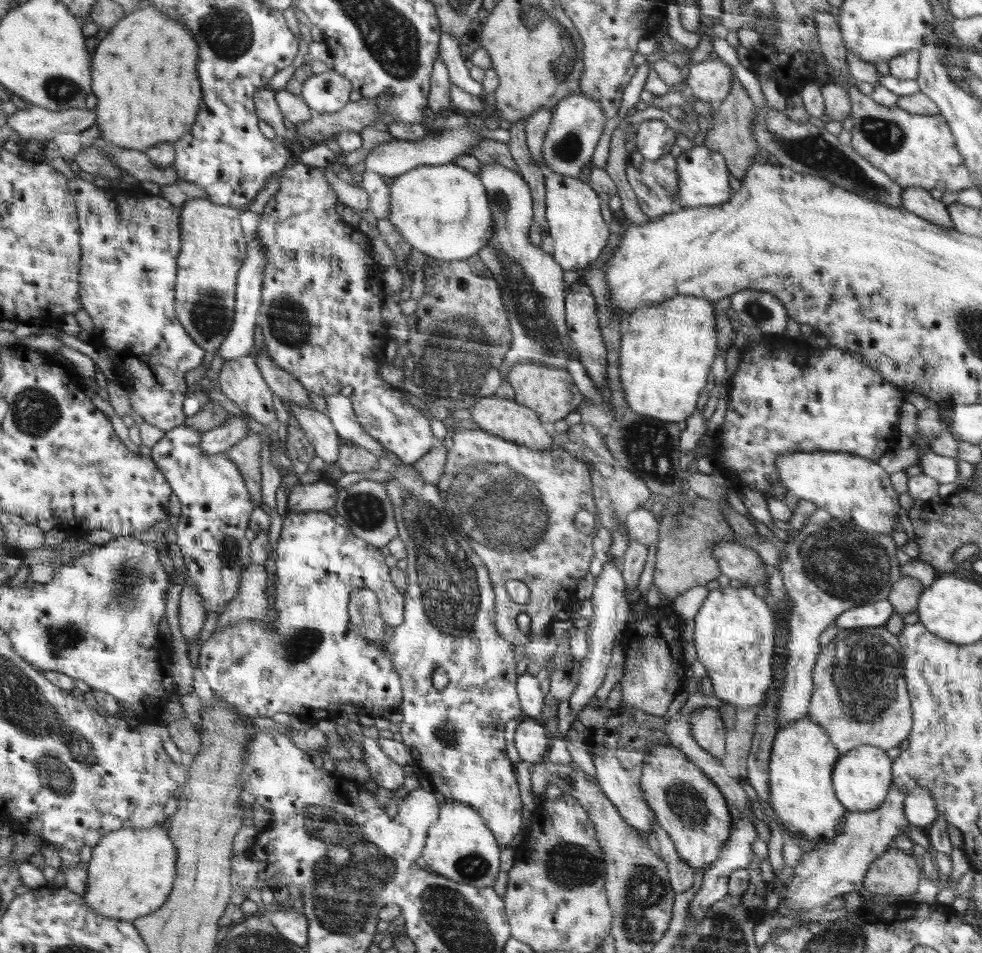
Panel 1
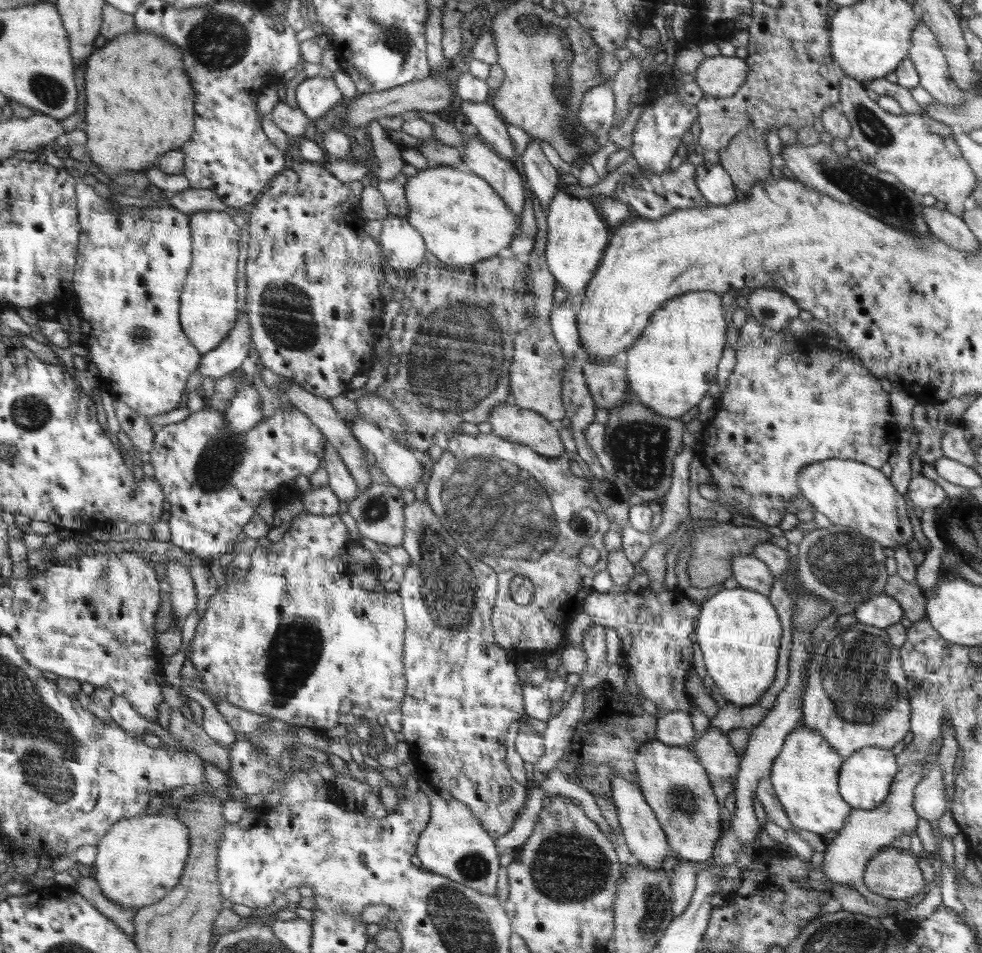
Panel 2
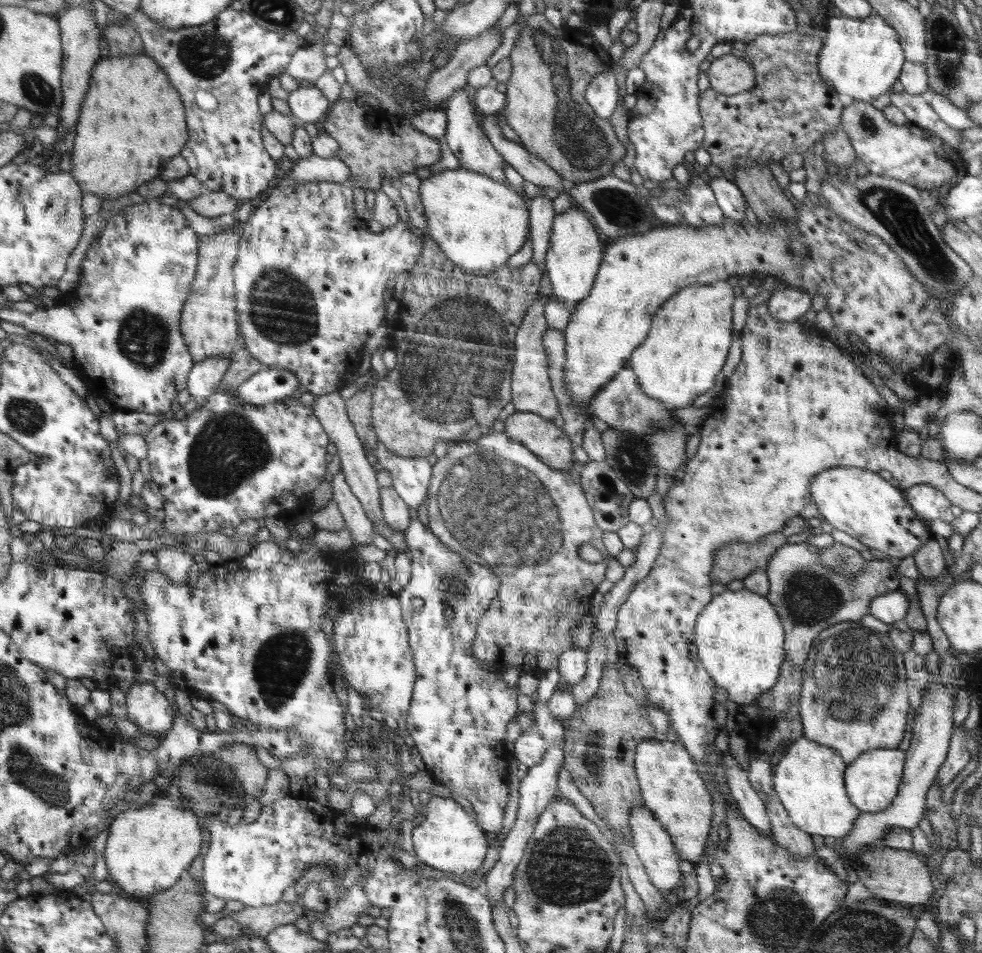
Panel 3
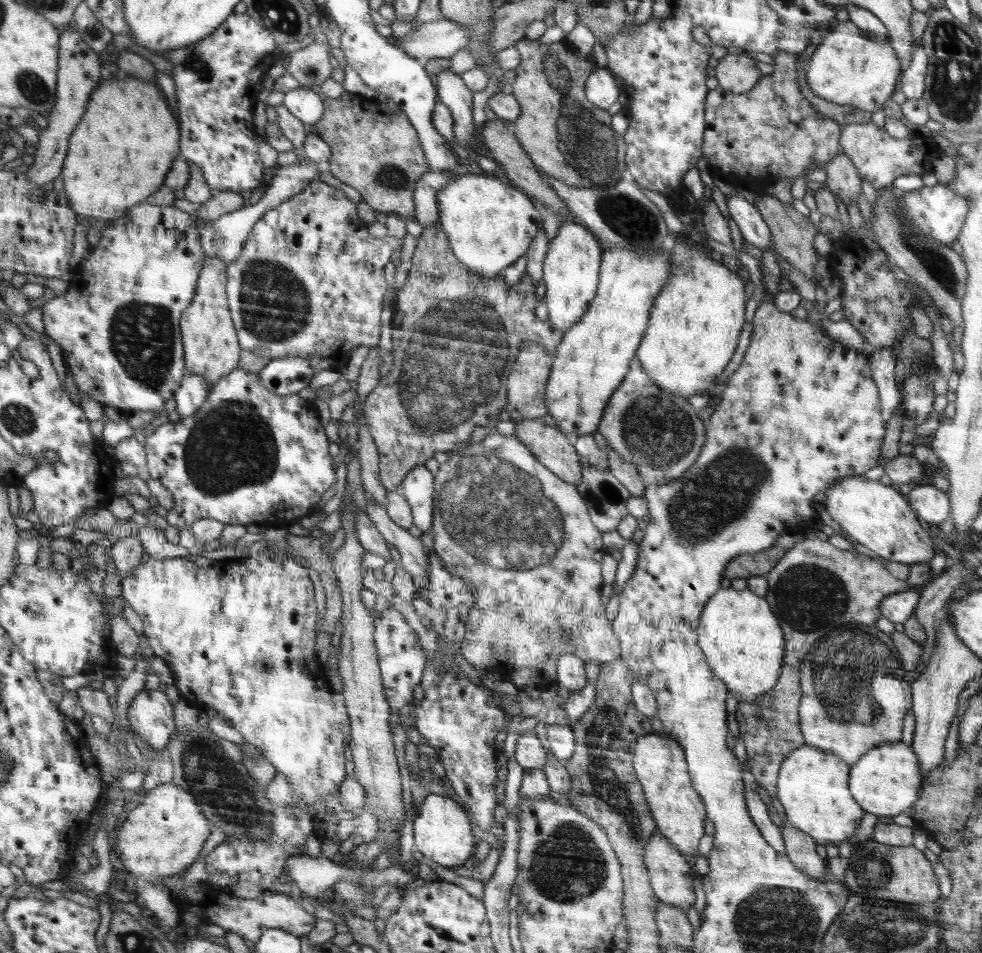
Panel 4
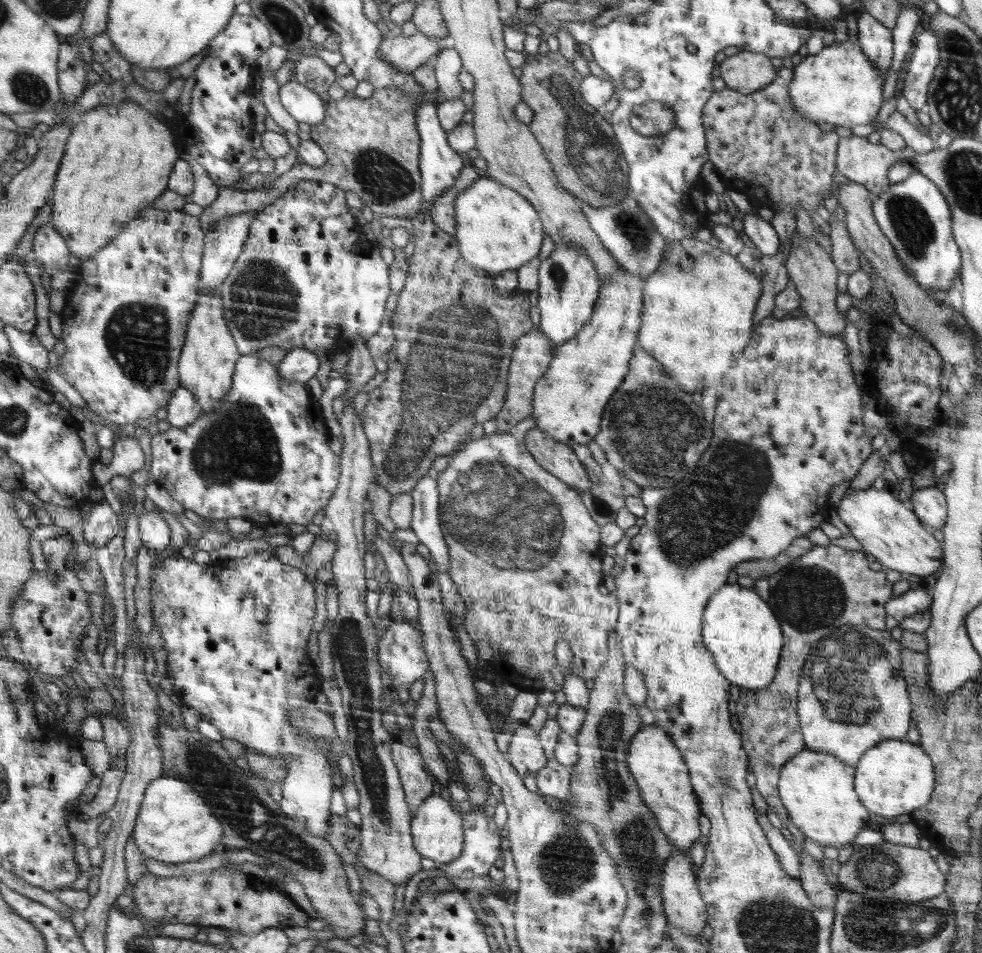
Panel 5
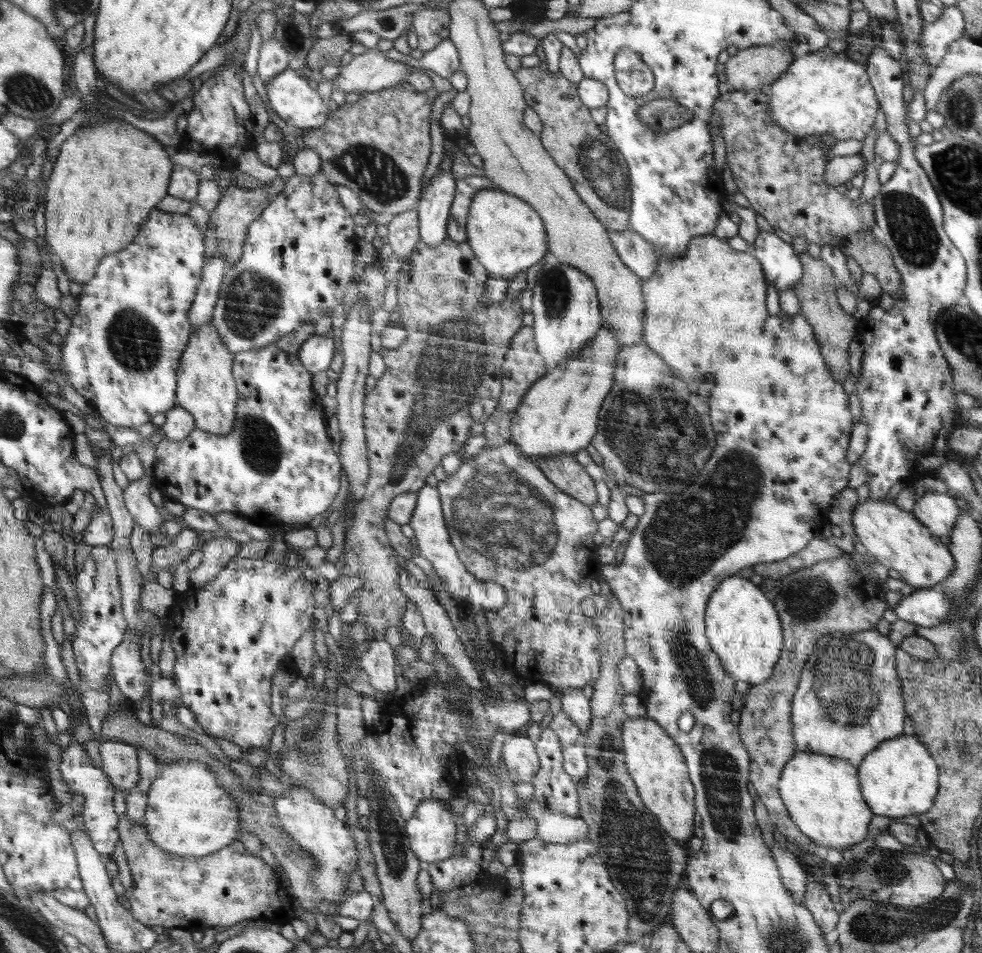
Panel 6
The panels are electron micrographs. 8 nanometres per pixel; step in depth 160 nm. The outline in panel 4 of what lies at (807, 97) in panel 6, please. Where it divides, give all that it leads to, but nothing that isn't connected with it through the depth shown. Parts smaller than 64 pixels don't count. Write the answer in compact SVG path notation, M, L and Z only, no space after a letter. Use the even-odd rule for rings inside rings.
M836 21L828 30L822 43L816 46L809 64L806 66L806 80L812 92L828 102L837 105L850 105L871 114L886 109L887 101L895 90L898 81L901 61L890 43L881 43L870 40L852 21Z

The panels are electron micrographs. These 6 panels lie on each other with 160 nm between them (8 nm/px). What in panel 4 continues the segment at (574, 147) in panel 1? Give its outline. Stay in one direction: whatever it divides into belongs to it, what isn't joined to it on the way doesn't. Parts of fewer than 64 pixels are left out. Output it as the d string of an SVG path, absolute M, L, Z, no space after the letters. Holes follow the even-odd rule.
M596 68L589 75L585 85L585 98L593 104L594 107L608 110L617 102L619 97L619 88L616 85L615 78L607 68Z

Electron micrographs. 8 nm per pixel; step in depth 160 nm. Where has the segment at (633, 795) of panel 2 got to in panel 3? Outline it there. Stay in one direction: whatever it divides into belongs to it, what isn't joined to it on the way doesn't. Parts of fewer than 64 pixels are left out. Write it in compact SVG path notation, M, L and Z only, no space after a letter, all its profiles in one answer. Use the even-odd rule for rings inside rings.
M645 805L639 806L632 810L631 828L633 835L633 847L644 865L647 875L650 877L651 883L660 890L668 892L672 888L676 888L682 880L682 872L678 868L679 852L672 844L672 835L661 826L660 820Z

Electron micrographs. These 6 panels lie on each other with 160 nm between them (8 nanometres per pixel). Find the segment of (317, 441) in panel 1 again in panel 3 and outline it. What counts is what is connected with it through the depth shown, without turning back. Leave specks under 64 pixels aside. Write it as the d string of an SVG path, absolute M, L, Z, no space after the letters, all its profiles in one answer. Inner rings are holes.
M341 470L333 476L331 488L333 488L333 499L351 532L353 547L368 546L372 543L372 531L375 529L373 522L366 516L361 502L351 491Z

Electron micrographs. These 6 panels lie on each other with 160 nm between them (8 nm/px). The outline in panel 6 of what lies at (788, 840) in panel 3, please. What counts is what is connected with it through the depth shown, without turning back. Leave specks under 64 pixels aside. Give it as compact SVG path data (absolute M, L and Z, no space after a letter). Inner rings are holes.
M810 878L806 885L804 903L813 913L818 926L827 933L835 928L839 913L834 909L830 894L826 891L822 881Z

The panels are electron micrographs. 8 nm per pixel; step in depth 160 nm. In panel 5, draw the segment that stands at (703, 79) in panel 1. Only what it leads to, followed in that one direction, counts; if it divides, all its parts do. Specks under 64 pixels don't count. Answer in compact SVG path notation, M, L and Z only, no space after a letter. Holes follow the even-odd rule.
M740 50L736 55L726 57L720 64L722 79L726 87L750 95L765 89L778 79L778 71L771 58L761 52Z

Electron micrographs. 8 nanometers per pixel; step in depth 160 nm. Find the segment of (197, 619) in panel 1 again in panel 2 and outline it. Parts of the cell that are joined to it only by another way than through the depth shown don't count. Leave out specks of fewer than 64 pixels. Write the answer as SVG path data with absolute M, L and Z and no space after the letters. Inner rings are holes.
M167 562L164 568L166 581L171 587L171 606L178 622L182 623L197 608L195 584L184 564Z

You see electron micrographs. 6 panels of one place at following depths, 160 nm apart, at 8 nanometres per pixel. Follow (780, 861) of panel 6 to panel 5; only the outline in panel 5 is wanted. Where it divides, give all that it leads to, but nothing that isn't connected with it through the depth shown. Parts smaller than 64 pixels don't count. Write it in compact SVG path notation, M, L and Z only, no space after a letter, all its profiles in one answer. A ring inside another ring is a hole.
M757 816L760 826L764 828L765 834L769 839L770 846L777 853L777 857L781 861L781 866L794 878L799 879L800 876L800 859L798 853L792 848L792 842L786 840L778 828L774 828L769 822L768 817Z

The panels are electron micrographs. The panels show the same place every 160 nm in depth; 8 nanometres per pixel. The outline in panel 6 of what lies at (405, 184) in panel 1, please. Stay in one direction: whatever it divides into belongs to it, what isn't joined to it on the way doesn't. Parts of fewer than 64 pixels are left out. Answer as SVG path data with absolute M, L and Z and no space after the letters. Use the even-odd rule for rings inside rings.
M501 189L479 190L474 194L465 227L466 241L490 276L510 280L540 262L549 252L548 229L538 212Z

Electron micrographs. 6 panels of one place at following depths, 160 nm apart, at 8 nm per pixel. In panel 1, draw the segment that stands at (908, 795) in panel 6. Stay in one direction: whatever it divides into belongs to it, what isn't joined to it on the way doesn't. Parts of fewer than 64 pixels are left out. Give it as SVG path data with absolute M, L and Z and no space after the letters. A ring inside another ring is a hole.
M872 745L857 746L854 750L840 755L842 762L838 762L838 770L834 771L833 789L838 790L838 798L849 811L876 810L886 798L892 786L891 766L893 760L886 755L886 751Z

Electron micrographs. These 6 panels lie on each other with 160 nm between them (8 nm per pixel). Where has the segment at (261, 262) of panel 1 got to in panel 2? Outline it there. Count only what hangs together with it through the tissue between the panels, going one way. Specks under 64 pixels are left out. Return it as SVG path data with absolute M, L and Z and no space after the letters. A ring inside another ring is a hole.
M245 306L245 311L238 315L236 326L221 345L202 357L201 365L198 367L202 380L216 380L241 368L240 365L248 357L251 341L251 326Z

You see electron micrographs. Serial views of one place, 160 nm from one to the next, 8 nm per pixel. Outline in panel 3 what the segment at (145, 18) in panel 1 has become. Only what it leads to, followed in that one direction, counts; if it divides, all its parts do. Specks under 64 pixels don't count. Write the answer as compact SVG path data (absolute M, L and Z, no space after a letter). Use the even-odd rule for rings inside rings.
M145 52L103 58L94 68L92 76L89 96L85 98L81 118L77 122L70 174L87 193L116 200L124 194L136 192L145 182L160 178L170 159L181 154L188 143L186 112L177 88L170 84L166 72L156 64L156 59Z

